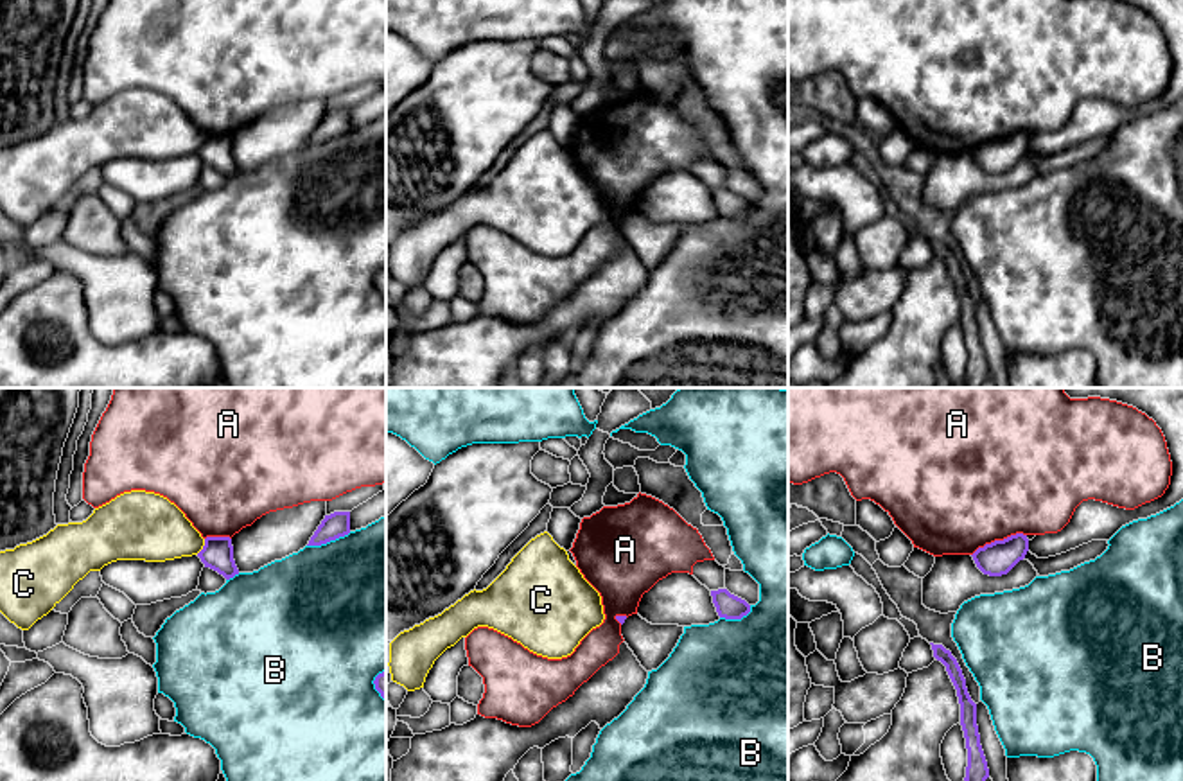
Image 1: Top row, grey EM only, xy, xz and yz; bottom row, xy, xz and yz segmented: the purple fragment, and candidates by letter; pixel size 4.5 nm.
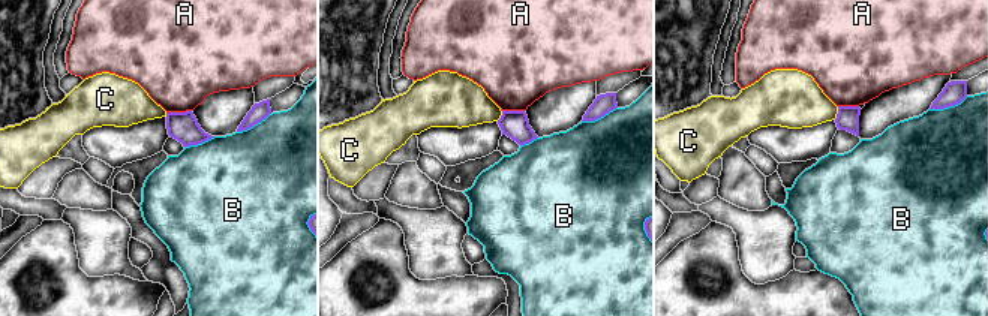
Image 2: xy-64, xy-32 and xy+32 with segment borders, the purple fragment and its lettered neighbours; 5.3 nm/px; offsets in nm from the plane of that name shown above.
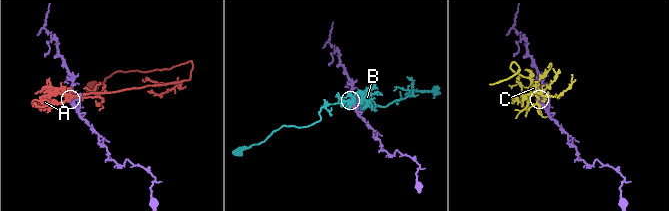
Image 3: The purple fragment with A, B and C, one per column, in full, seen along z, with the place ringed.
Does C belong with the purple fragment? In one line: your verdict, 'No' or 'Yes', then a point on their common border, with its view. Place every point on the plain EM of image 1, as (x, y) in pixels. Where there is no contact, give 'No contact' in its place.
No. Touches purple at xy (203, 144)

